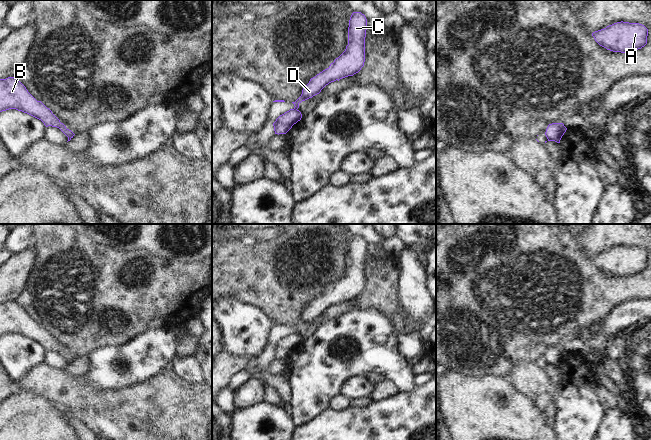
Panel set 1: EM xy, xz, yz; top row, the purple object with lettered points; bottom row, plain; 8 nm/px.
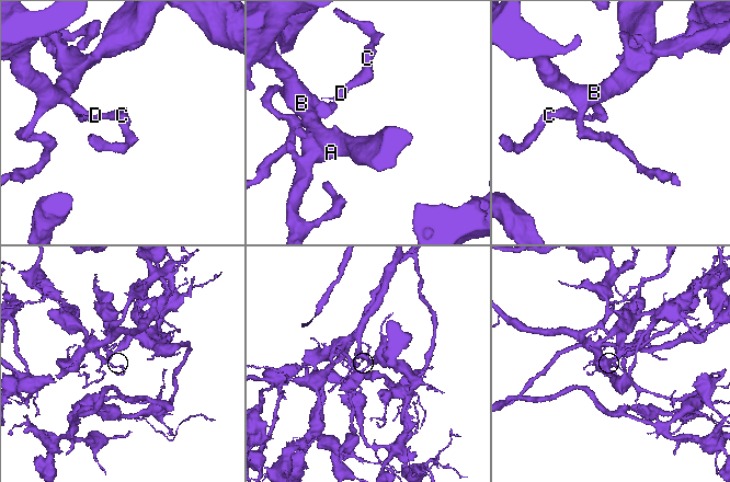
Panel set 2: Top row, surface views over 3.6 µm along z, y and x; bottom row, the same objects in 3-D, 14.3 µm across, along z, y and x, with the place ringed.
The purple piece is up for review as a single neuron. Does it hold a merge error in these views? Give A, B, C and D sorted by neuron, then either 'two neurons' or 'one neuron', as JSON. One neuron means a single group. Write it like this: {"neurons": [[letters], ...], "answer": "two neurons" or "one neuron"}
{"neurons": [["A", "B"], ["C", "D"]], "answer": "two neurons"}

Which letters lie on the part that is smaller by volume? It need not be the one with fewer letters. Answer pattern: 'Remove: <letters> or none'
Remove: C, D

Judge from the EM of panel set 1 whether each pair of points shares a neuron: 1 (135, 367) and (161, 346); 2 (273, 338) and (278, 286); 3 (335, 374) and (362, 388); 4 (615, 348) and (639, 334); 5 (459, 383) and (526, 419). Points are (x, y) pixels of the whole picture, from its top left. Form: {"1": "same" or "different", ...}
{"1": "same", "2": "different", "3": "different", "4": "same", "5": "same"}

